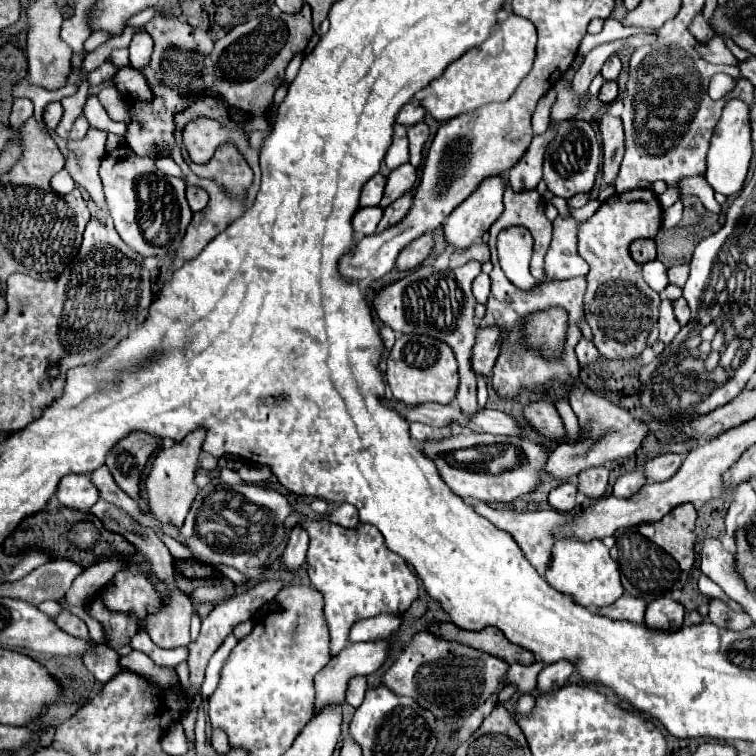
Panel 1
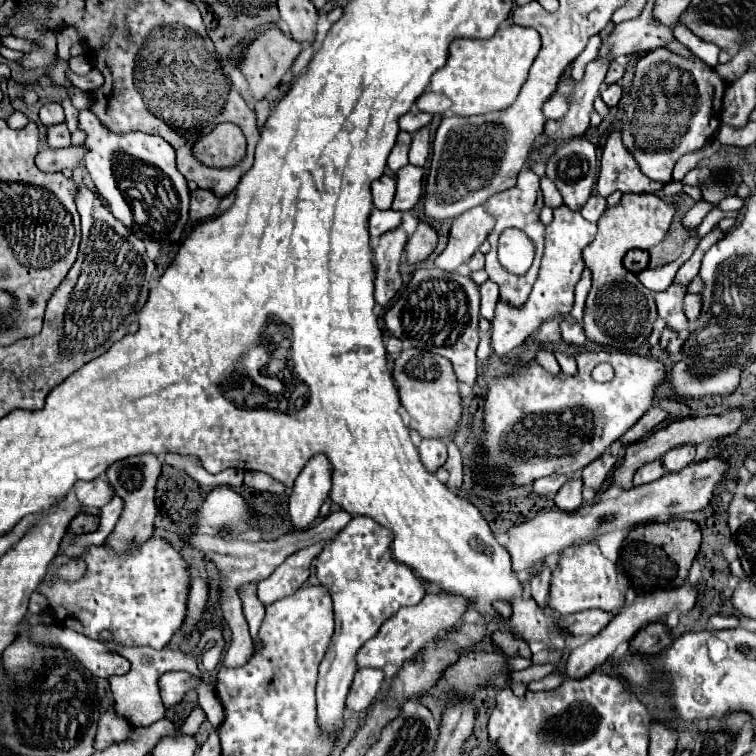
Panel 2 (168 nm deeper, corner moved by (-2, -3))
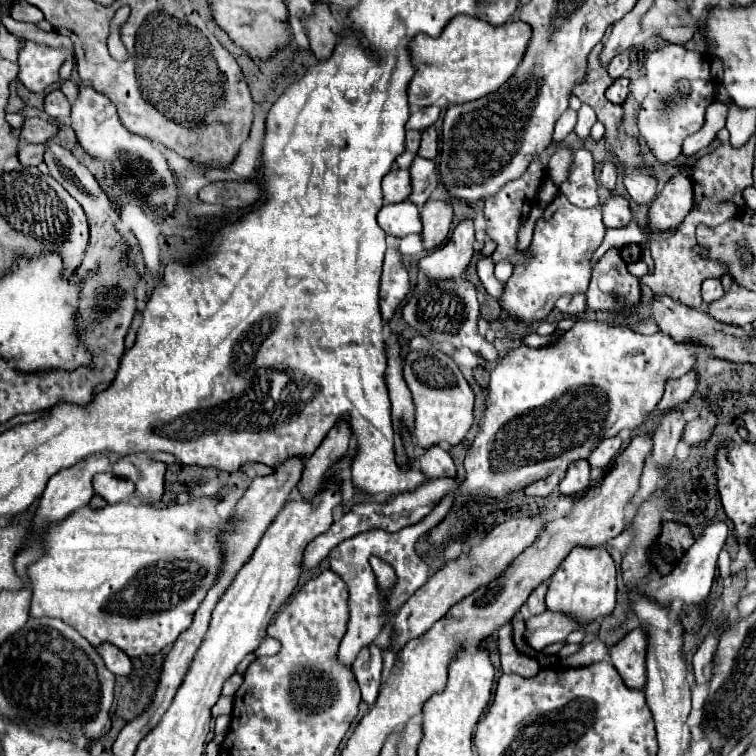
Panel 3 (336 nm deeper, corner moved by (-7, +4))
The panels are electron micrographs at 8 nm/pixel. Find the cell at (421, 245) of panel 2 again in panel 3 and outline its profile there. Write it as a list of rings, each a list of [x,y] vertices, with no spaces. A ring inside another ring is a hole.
[[[428,201],[422,211],[420,211],[420,219],[422,219],[422,239],[424,239],[424,249],[432,251],[436,249],[448,235],[452,219],[454,219],[454,209],[448,201]]]

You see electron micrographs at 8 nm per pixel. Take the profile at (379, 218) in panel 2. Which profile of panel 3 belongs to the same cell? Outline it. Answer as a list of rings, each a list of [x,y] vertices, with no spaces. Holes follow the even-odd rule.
[[[410,201],[396,203],[396,205],[384,205],[378,213],[378,223],[386,231],[386,235],[394,235],[394,237],[422,233],[418,207],[412,205]]]

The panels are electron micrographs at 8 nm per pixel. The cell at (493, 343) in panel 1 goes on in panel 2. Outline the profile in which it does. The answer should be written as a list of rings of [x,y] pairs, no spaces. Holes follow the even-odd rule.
[[[559,206],[553,210],[553,222],[547,226],[545,234],[547,234],[545,236],[545,254],[541,260],[539,278],[533,286],[533,292],[531,292],[527,304],[523,308],[511,308],[503,302],[497,302],[495,318],[493,318],[493,326],[491,326],[491,348],[499,358],[507,356],[513,348],[521,346],[527,340],[527,336],[531,336],[541,326],[541,322],[553,318],[557,312],[569,314],[569,310],[573,306],[575,284],[581,280],[583,270],[585,270],[581,252],[595,238],[597,226],[587,222],[577,210]]]

